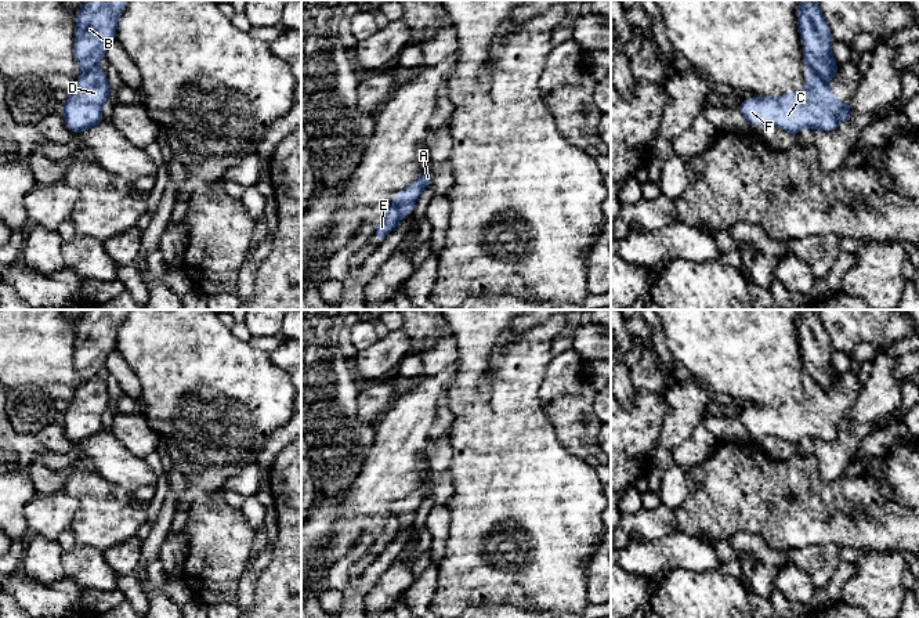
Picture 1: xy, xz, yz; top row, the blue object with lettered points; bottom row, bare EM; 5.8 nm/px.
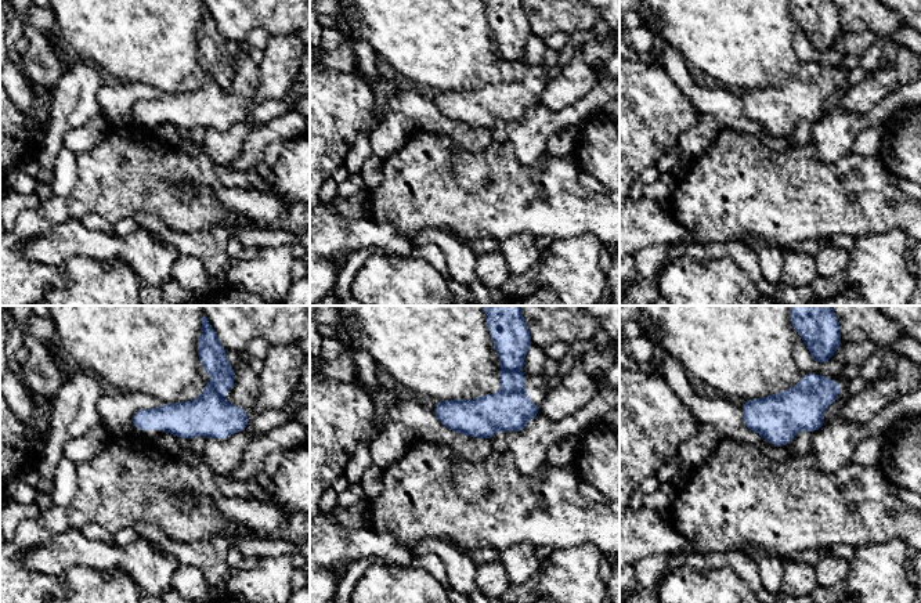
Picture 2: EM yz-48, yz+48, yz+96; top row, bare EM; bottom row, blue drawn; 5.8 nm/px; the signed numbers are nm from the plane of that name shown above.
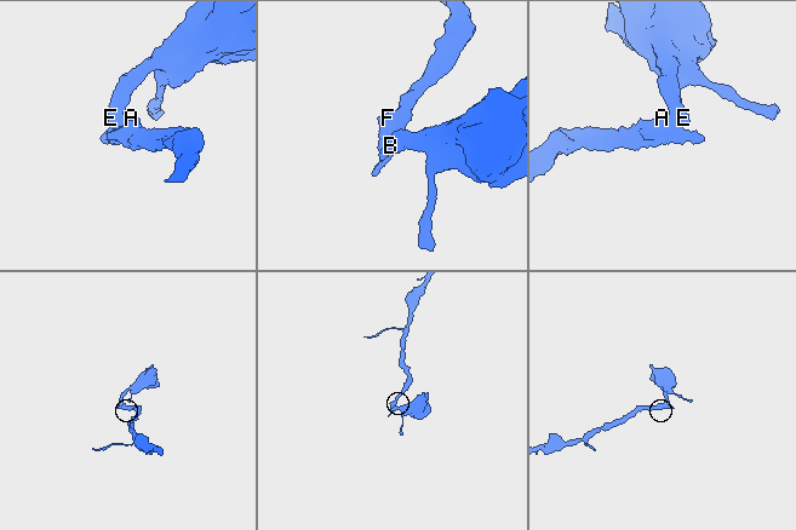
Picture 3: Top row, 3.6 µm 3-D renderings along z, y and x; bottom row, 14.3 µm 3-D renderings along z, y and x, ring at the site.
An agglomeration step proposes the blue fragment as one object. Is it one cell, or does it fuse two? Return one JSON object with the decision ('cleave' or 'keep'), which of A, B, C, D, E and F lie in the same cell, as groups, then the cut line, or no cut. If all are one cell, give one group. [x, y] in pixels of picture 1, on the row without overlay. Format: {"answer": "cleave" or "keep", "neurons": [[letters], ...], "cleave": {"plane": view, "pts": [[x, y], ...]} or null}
{"answer": "cleave", "neurons": [["A", "C", "D", "F"], ["B", "E"]], "cleave": {"plane": "yz", "pts": [[807, 376], [813, 378], [824, 389]]}}

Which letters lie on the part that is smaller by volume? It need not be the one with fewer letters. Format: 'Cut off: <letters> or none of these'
Cut off: B, E

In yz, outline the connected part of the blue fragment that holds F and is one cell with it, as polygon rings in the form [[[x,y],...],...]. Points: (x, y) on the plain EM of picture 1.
[[[806,377],[803,401],[746,408],[738,419],[749,434],[773,436],[795,447],[803,437],[835,441],[853,423],[849,411],[840,412],[826,390],[811,377]]]

